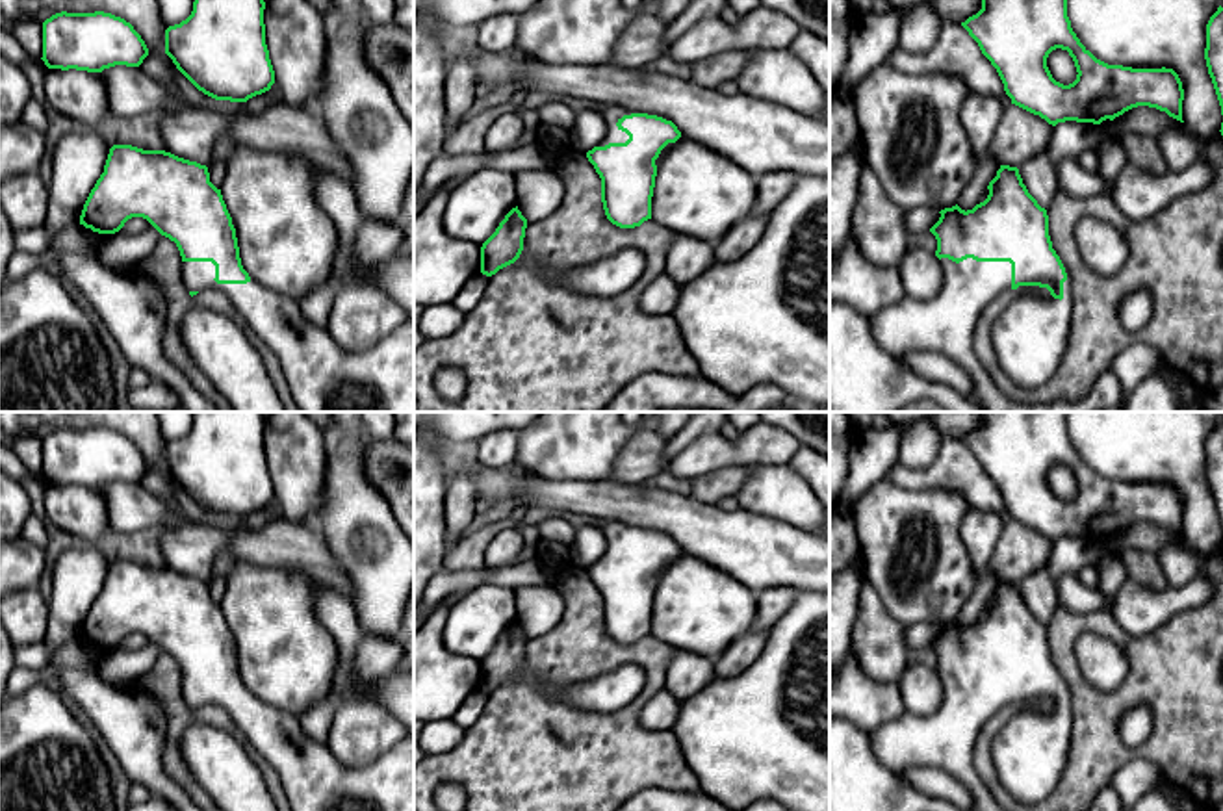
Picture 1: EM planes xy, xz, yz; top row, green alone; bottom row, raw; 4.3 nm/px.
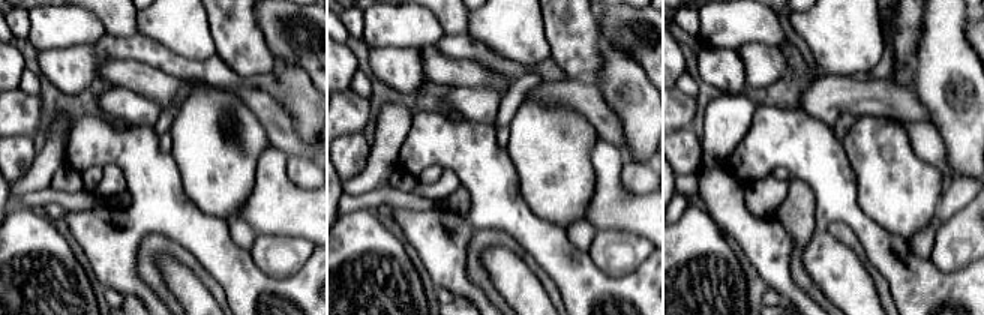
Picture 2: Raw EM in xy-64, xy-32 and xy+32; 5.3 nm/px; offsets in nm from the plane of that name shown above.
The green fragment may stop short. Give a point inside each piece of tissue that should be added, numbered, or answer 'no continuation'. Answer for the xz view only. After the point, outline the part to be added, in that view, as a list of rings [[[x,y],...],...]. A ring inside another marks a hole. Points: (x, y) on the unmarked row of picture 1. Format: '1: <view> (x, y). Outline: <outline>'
1: xz (611, 529). Outline: [[[605,521],[599,529],[601,529],[605,540],[607,540],[607,549],[596,562],[605,562],[609,559],[625,559],[629,555],[629,551],[625,547],[622,547],[616,542],[616,538],[624,531],[640,529],[640,527],[625,525],[625,523],[620,523],[620,521]]]

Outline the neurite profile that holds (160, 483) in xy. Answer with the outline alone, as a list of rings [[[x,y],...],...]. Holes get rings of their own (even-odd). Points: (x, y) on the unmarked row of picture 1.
[[[148,468],[139,484],[160,499],[171,499],[178,490],[182,490],[167,470],[154,468]]]

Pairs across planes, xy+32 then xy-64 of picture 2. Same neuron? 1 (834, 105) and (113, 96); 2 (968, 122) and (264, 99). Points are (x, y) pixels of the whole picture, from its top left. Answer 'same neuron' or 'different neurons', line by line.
1: same neuron
2: different neurons

